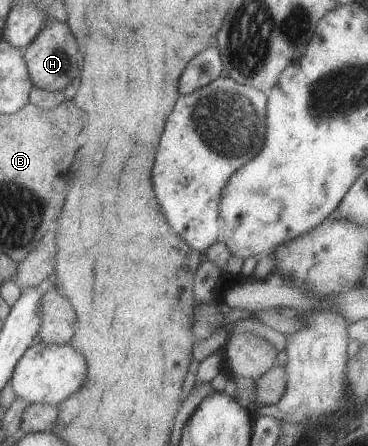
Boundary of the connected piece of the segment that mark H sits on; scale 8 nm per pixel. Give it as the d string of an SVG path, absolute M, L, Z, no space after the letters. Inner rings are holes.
M49 18L47 25L43 27L43 31L39 33L37 39L31 46L27 48L24 54L30 71L31 80L34 86L49 91L65 91L77 77L79 77L79 45L77 45L77 37L71 33L71 27L68 23L61 23L57 19Z

